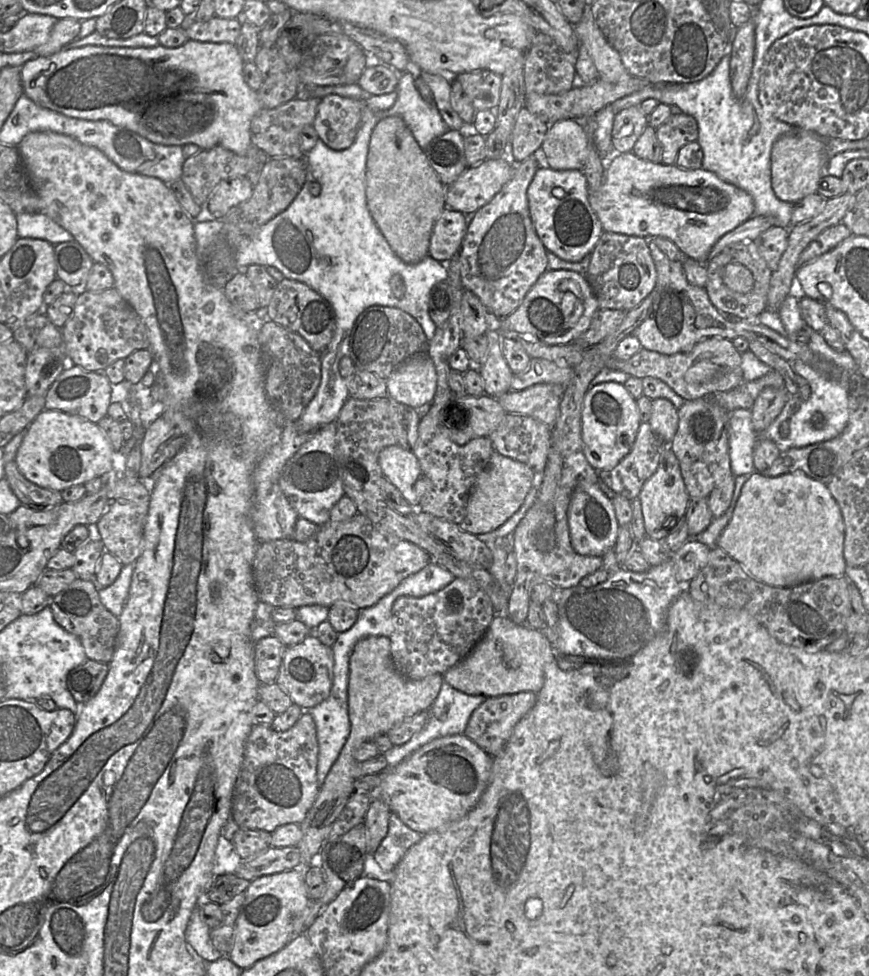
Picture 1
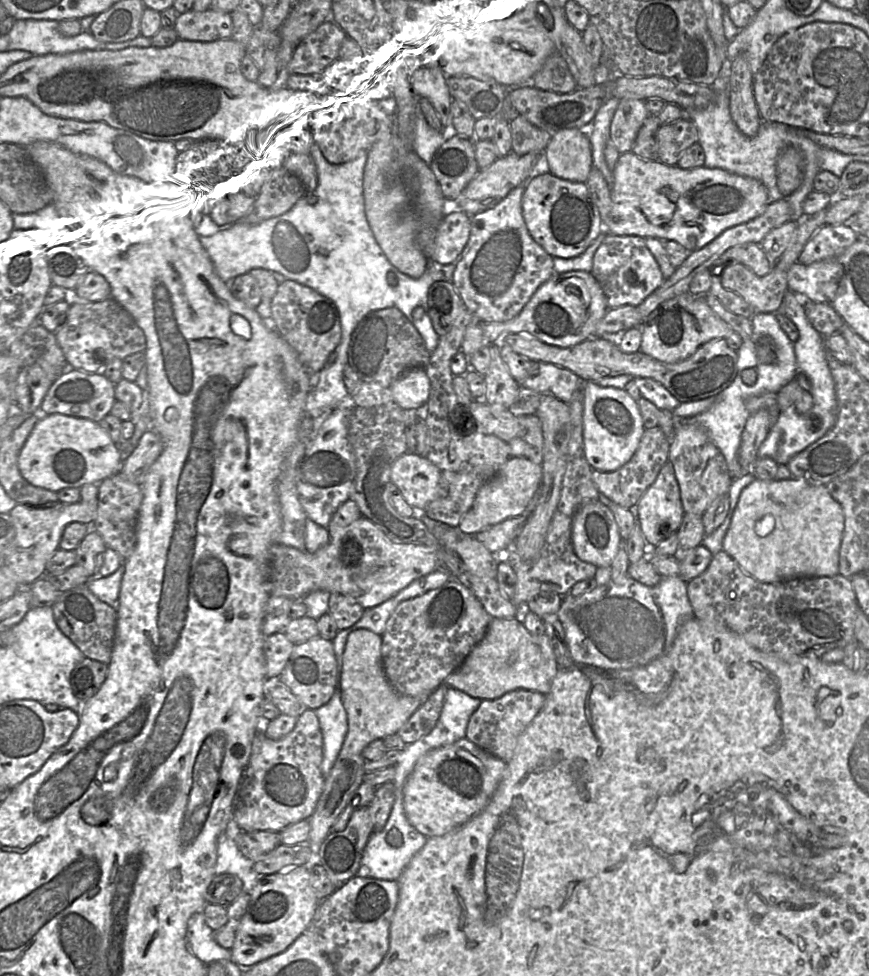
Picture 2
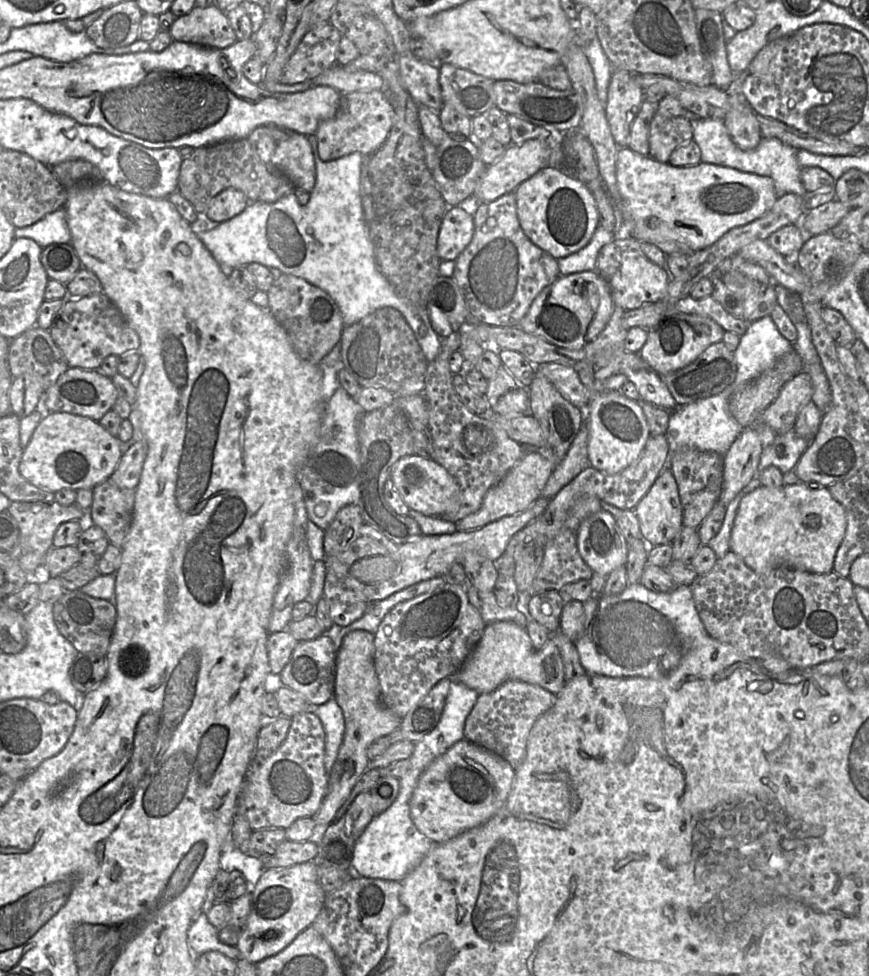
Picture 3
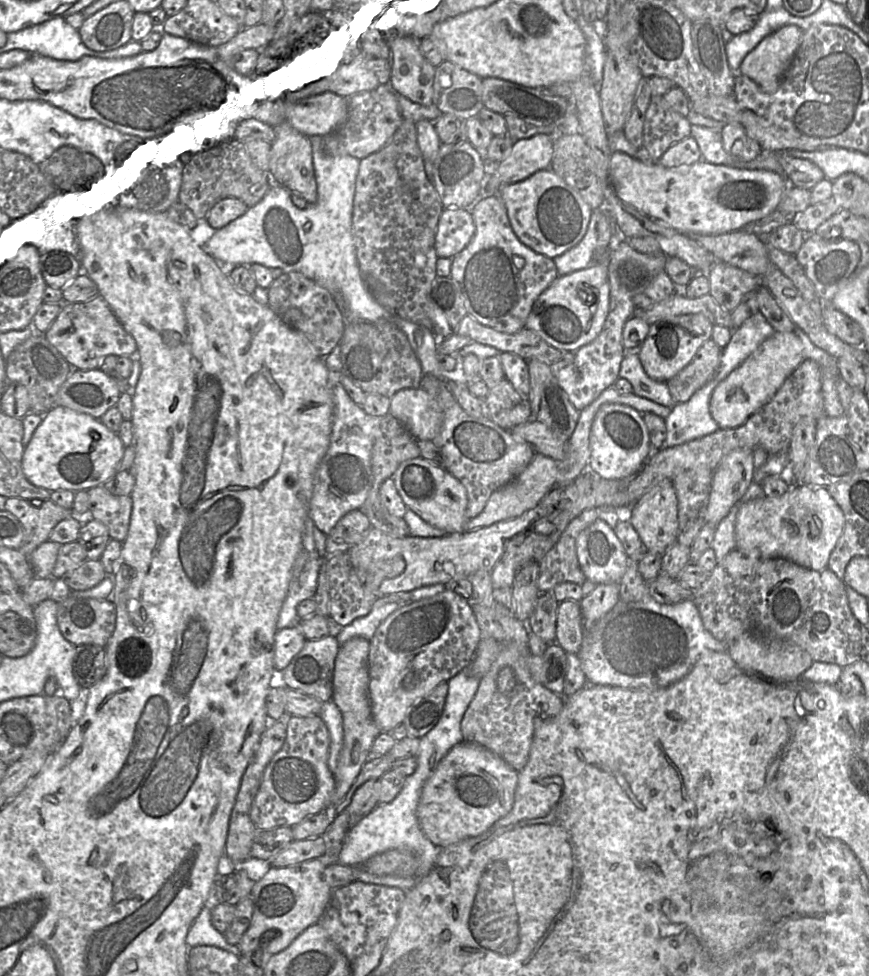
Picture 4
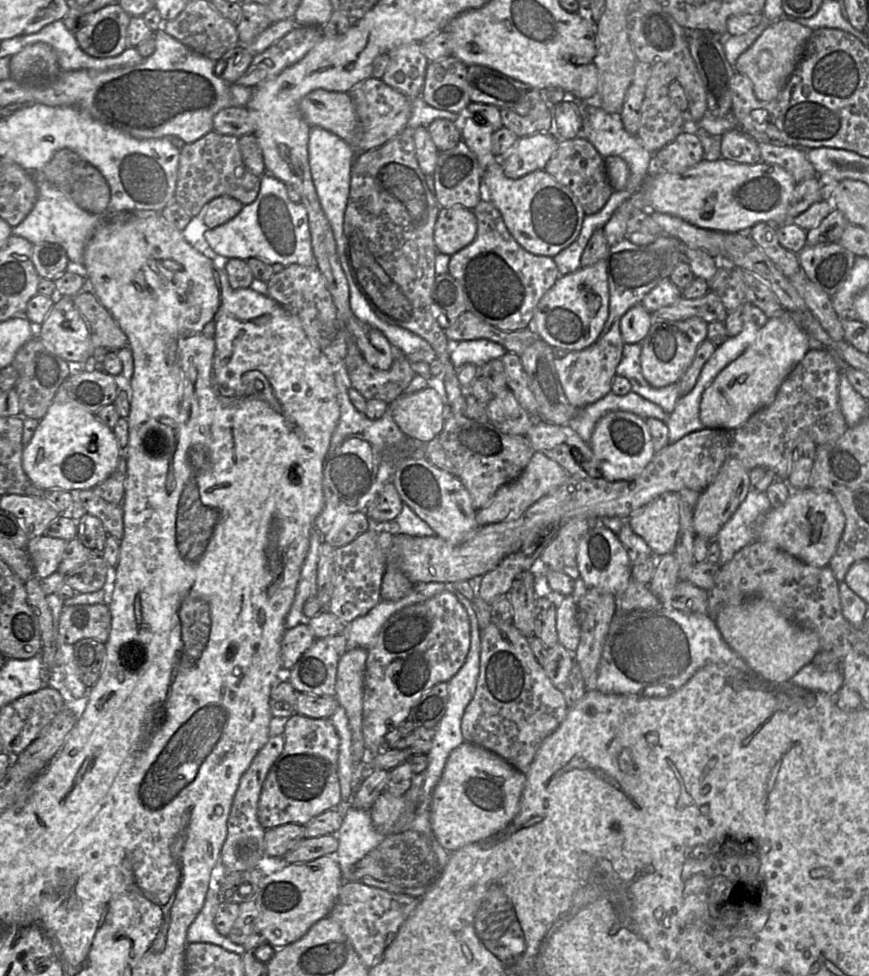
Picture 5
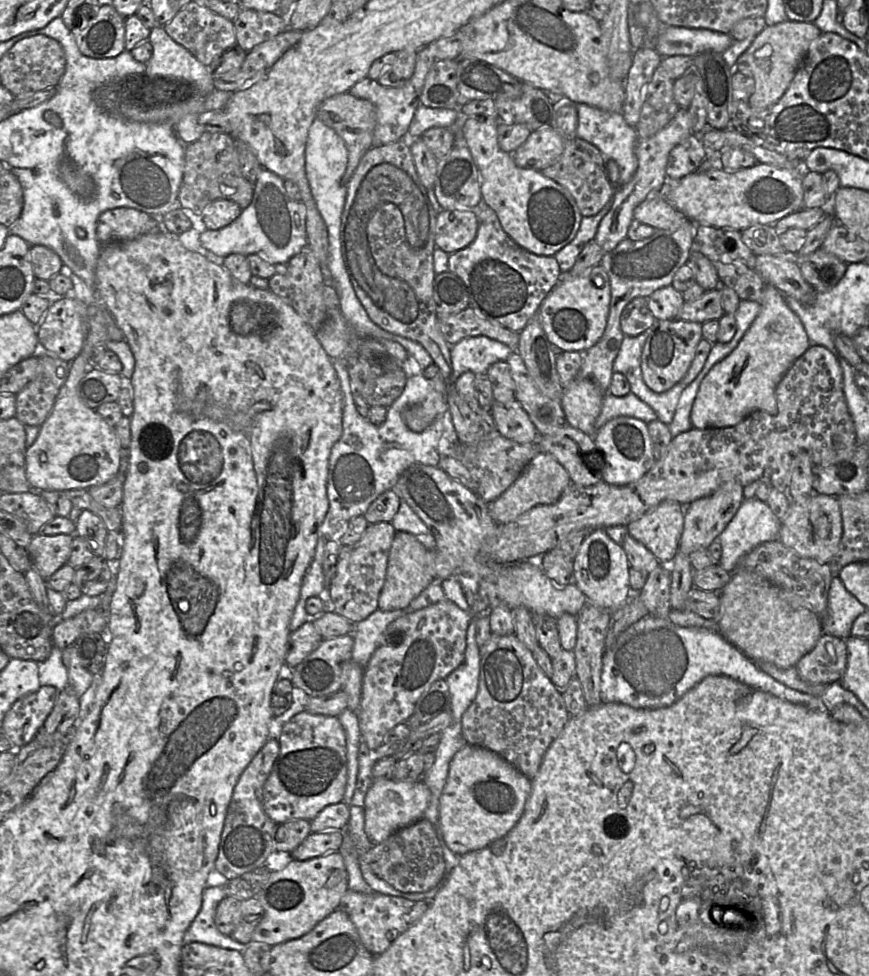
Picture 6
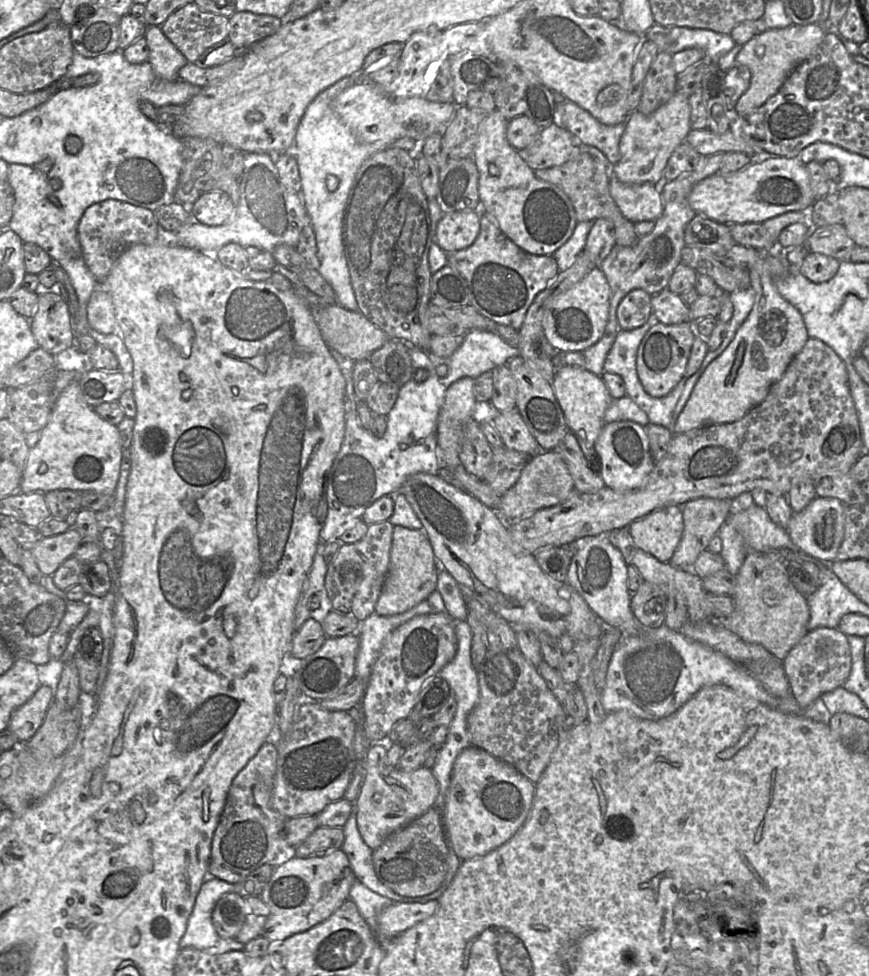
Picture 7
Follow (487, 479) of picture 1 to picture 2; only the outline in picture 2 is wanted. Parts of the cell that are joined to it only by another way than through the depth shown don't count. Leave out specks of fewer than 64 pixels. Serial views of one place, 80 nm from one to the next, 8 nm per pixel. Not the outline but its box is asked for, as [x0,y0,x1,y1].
[459,457,542,535]

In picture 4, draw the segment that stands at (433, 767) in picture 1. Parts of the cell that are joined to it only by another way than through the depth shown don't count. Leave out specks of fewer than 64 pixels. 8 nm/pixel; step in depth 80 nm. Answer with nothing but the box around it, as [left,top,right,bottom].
[416,741,518,847]

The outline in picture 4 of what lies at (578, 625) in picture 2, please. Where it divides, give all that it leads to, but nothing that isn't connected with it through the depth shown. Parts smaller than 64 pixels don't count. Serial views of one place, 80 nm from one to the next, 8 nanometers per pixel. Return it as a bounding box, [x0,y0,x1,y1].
[577,595,726,689]

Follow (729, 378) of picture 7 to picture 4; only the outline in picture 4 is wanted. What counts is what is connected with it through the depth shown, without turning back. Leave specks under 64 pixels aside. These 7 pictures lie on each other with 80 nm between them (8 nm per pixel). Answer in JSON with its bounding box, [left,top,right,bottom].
[710,332,804,429]

